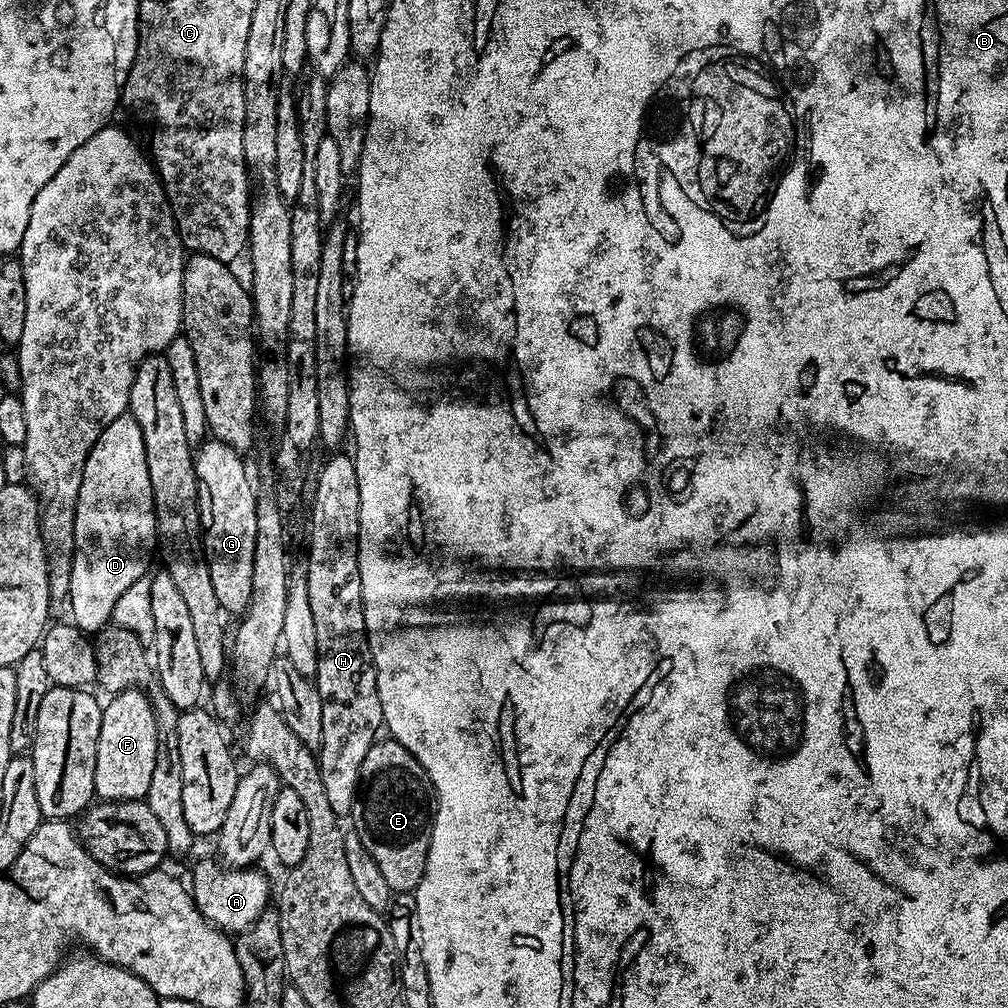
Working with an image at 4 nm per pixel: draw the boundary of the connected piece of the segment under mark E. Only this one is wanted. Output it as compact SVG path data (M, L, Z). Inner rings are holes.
M377 739L362 761L359 795L362 802L364 798L364 817L358 828L366 850L382 870L393 893L415 893L426 870L434 815L434 792L424 767L397 740Z

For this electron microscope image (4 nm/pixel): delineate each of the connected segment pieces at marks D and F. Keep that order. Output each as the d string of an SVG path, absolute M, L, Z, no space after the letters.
M129 413L119 415L99 435L98 442L88 452L83 467L82 484L72 519L74 552L68 580L68 598L72 610L71 621L80 631L95 634L111 621L114 604L134 584L143 579L148 556L156 543L156 511L153 508L153 490L146 466L146 450L141 427Z
M139 687L127 688L111 697L109 704L102 708L102 722L98 734L97 765L94 766L95 795L101 801L141 800L145 799L153 777L155 755L158 754L158 730L156 729L156 712L152 701L143 696Z

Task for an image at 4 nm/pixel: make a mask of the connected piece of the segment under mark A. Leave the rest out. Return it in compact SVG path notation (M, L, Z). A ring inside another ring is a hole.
M200 860L190 886L198 909L214 926L228 934L244 933L268 908L270 884L256 868L227 868L223 863Z

